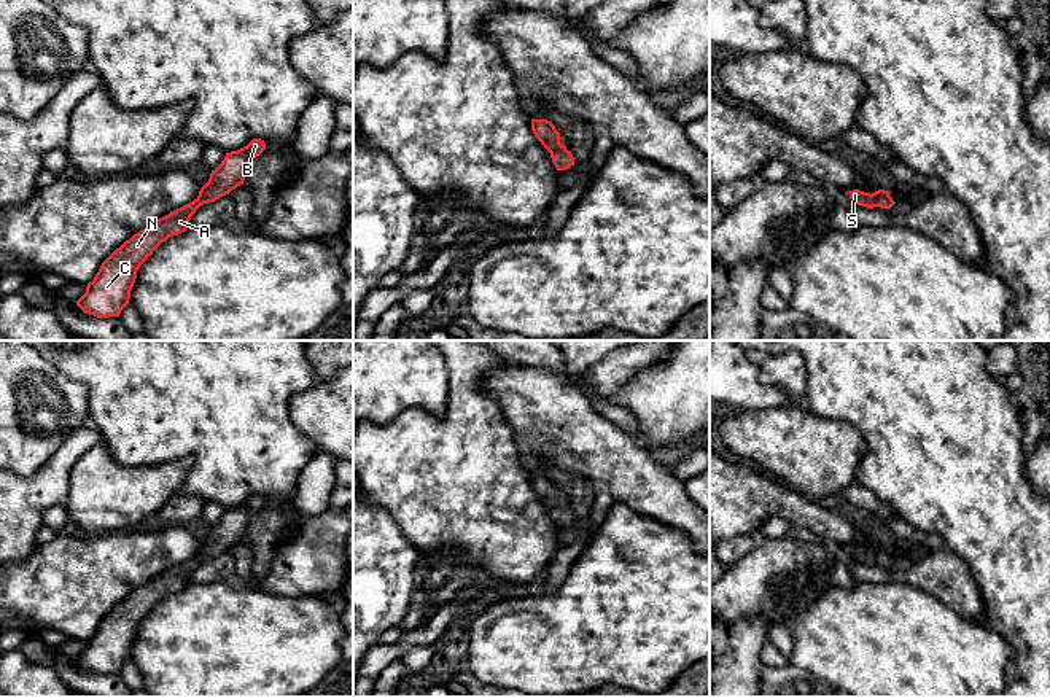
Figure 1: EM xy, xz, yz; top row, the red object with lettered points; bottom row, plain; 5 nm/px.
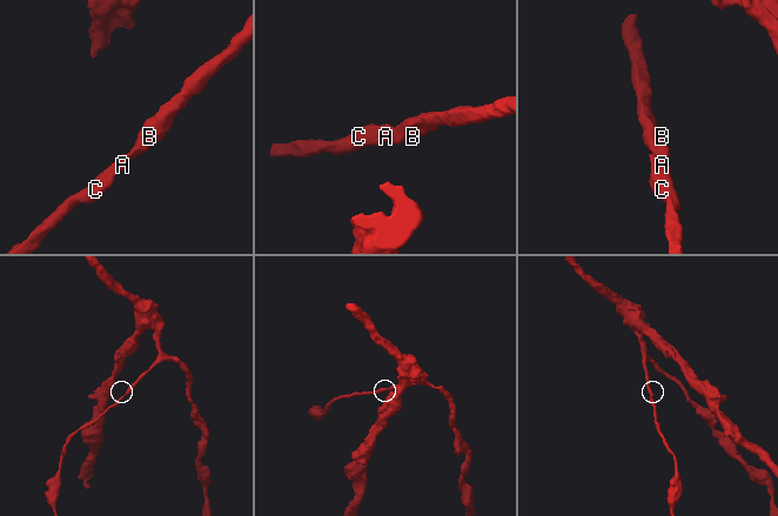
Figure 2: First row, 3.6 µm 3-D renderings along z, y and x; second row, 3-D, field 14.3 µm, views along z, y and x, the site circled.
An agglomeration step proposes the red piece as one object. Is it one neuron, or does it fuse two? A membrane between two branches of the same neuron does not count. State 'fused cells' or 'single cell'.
single cell

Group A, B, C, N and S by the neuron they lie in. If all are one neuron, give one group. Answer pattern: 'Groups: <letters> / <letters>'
Groups: A B C N S

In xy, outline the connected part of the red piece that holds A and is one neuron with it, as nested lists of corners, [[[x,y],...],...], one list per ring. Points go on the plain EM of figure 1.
[[[253,495],[247,503],[226,509],[192,559],[134,590],[102,619],[76,662],[84,670],[97,675],[119,673],[121,667],[129,660],[140,622],[162,598],[185,589],[189,584],[191,573],[200,562],[215,559],[243,541],[251,517],[264,506],[264,496]]]

